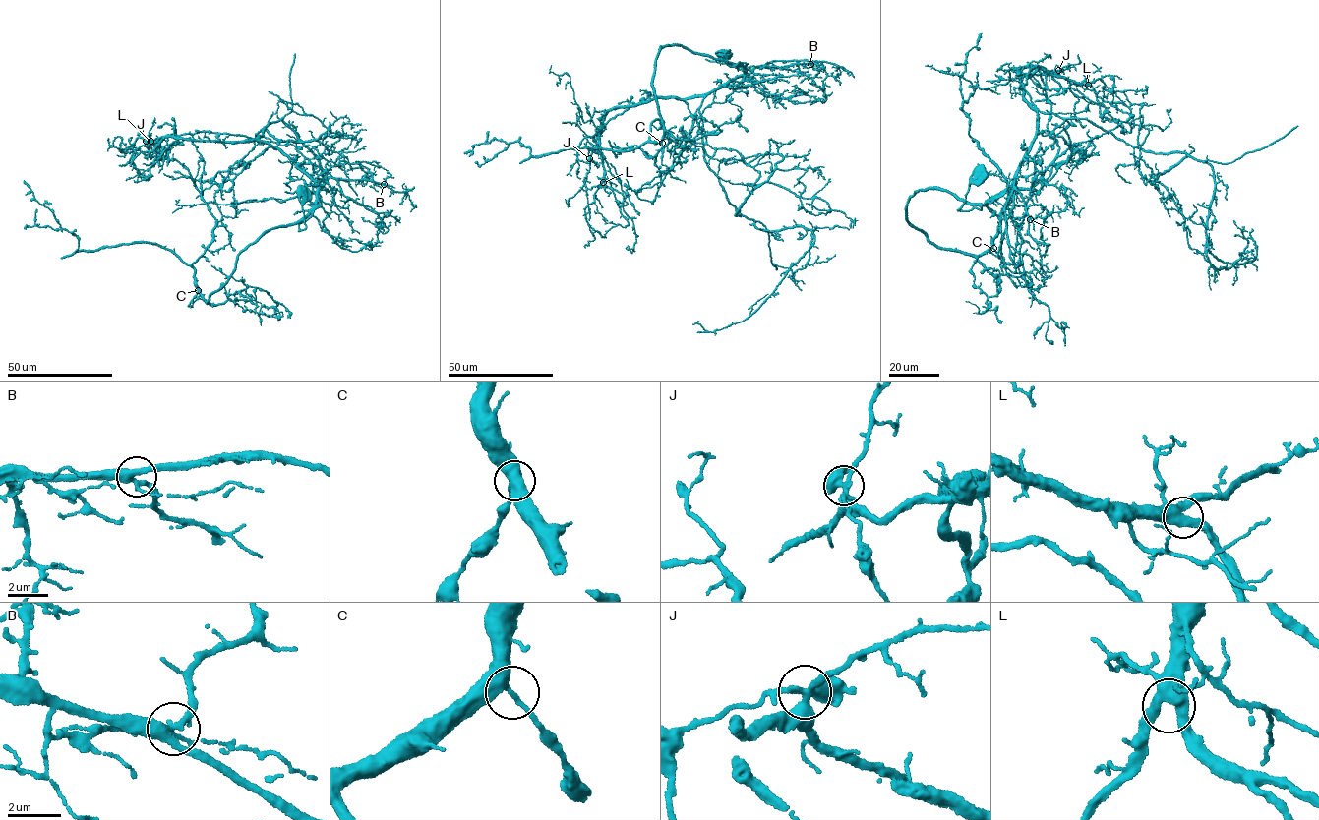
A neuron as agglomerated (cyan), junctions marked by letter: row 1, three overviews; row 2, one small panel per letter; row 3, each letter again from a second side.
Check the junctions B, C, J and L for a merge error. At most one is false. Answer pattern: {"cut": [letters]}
{"cut": ["J"]}

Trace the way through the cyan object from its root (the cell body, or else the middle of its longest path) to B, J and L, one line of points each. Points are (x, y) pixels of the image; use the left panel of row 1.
B: (304, 191), (306, 227), (299, 231), (299, 223), (312, 215), (327, 179), (384, 184)
J: (304, 191), (306, 227), (299, 231), (312, 215), (316, 184), (275, 147), (203, 131), (146, 141)
L: (304, 191), (306, 227), (299, 231), (312, 215), (316, 184), (275, 147), (203, 131), (150, 141)

